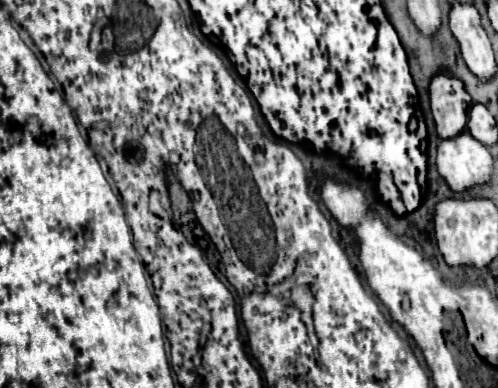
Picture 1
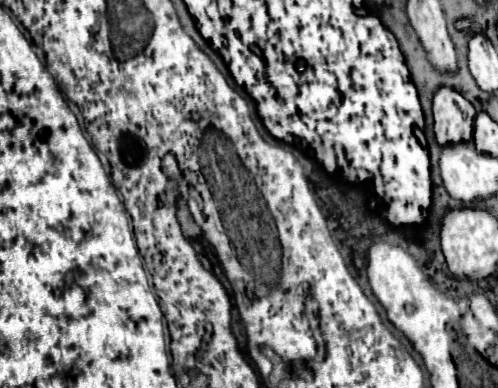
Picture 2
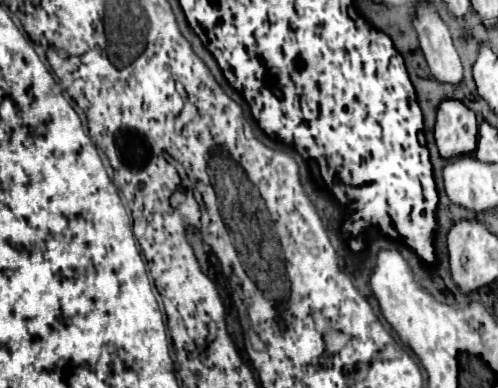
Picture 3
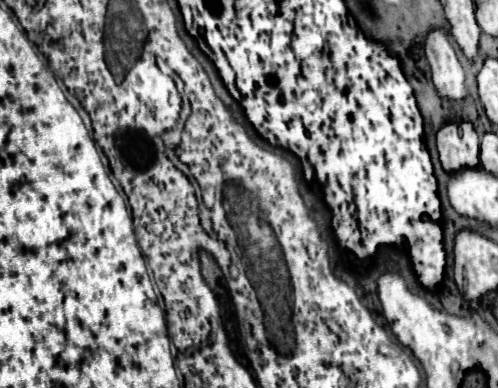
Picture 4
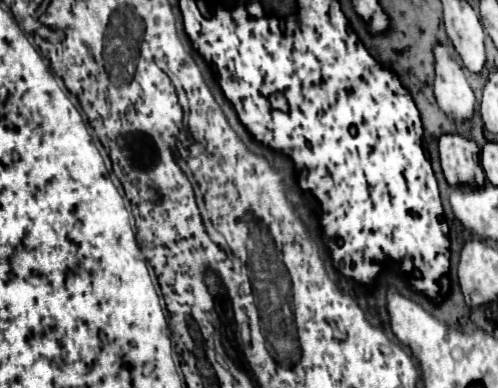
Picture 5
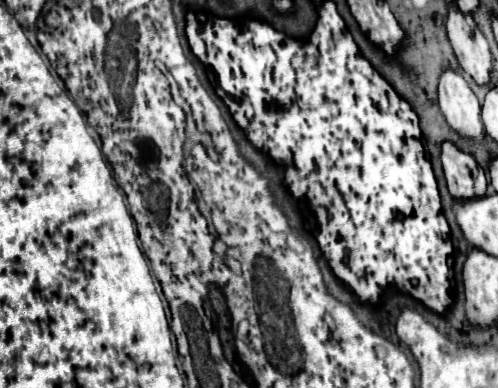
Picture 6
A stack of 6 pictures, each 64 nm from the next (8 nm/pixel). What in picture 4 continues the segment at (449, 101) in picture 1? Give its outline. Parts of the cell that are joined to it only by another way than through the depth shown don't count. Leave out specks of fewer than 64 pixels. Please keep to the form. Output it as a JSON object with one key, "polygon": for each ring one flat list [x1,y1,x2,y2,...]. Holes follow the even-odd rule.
{"polygon":[[470,122,446,124,438,130,438,154,444,172,452,174,462,168,480,166,480,140]]}

